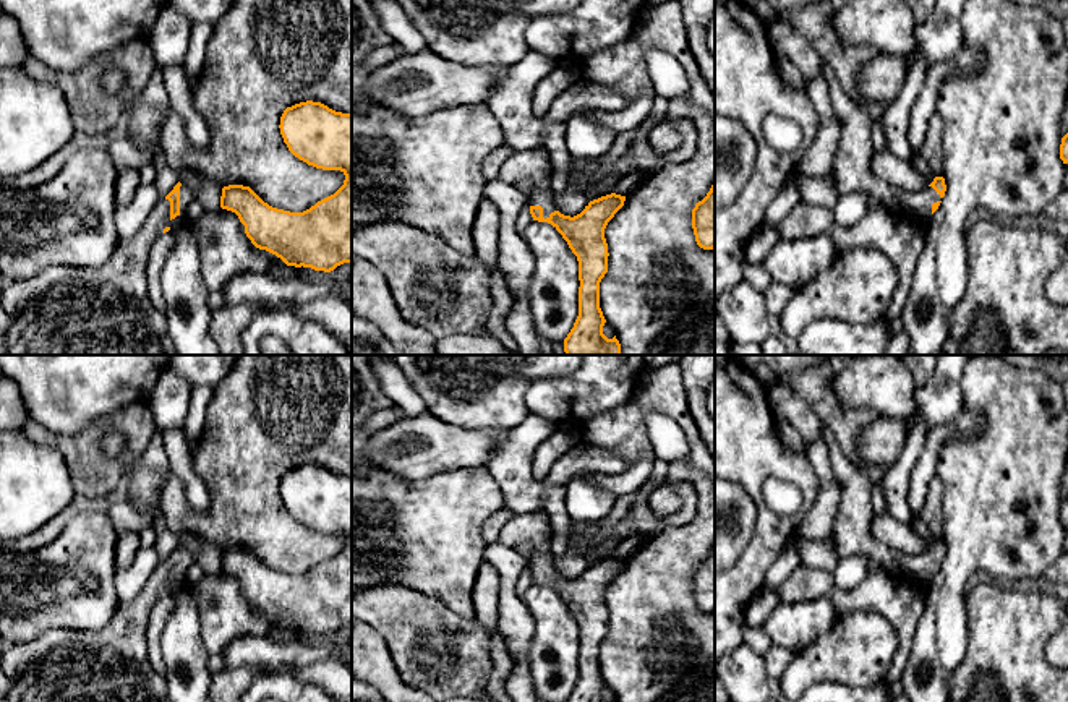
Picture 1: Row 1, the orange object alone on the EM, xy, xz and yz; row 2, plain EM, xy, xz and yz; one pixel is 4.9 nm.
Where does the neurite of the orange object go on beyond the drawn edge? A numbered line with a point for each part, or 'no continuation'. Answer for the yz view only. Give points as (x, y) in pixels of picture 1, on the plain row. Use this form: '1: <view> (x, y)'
1: yz (853, 529)

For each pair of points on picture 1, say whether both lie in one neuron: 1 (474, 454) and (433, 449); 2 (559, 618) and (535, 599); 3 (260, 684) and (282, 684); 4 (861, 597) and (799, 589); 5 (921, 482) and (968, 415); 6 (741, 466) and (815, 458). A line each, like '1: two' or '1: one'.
1: one
2: one
3: one
4: two
5: one
6: two

